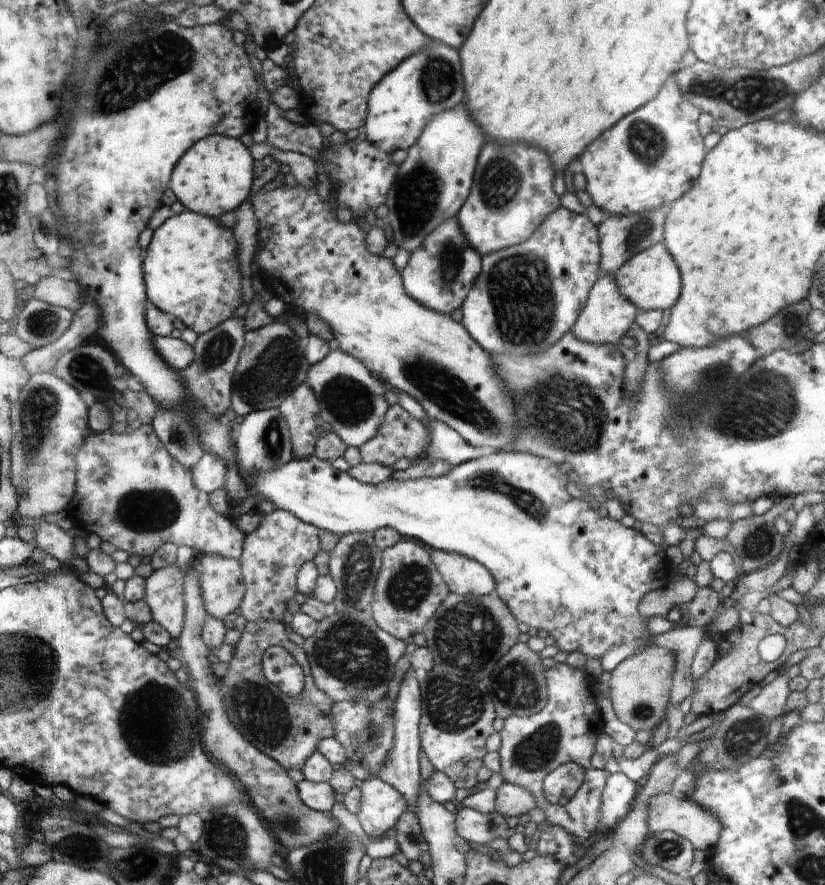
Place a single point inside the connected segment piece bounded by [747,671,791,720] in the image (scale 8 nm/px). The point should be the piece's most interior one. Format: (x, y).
(771, 702)

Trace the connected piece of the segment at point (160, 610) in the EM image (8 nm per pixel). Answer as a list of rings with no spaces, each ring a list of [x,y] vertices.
[[[168,565],[153,570],[145,579],[144,602],[151,609],[152,621],[165,628],[172,638],[178,638],[186,622],[186,594],[182,594],[184,572]]]

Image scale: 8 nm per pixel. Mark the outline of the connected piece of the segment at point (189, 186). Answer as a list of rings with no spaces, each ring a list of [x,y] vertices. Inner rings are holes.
[[[210,135],[199,140],[184,154],[176,176],[172,176],[172,190],[186,210],[209,217],[227,219],[232,210],[248,198],[254,180],[252,156],[240,139],[224,135]]]

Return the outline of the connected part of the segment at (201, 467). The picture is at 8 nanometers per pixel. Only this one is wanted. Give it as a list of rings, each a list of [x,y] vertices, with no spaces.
[[[206,453],[191,469],[196,486],[204,492],[212,492],[224,488],[228,462],[216,453]]]

